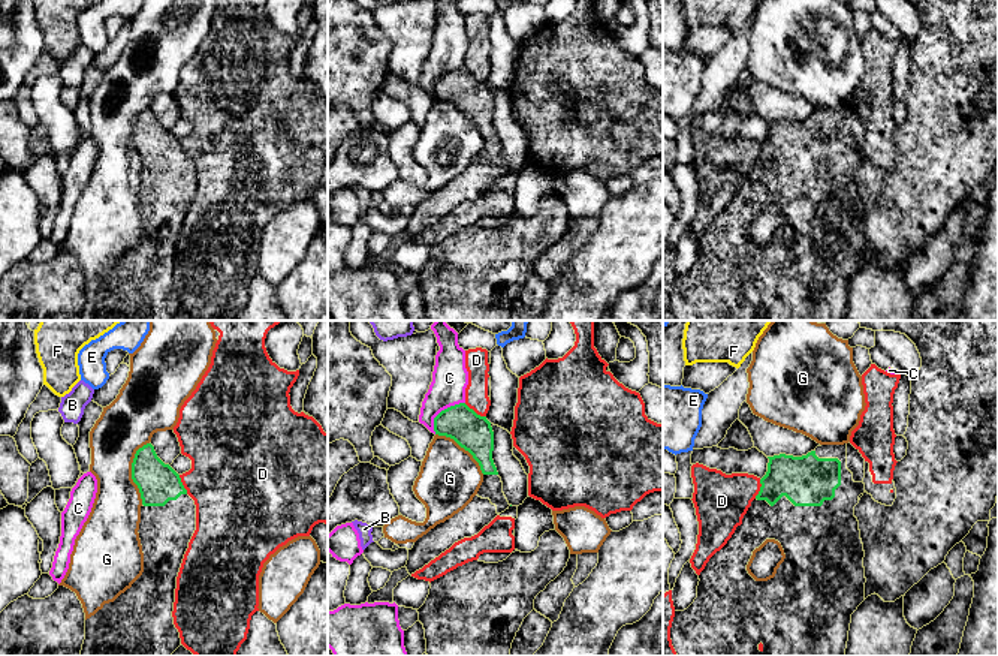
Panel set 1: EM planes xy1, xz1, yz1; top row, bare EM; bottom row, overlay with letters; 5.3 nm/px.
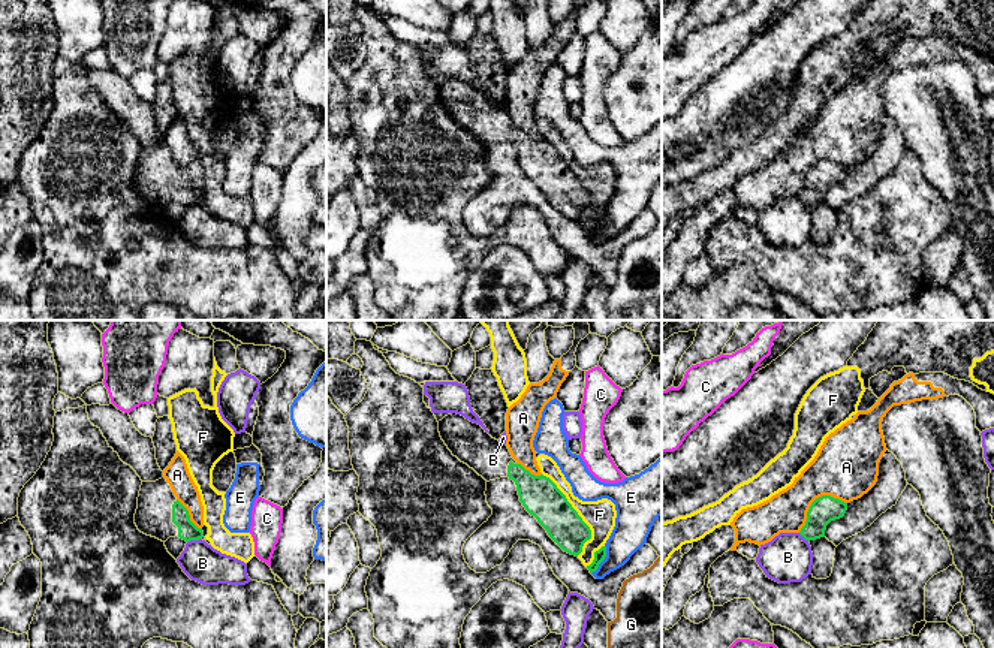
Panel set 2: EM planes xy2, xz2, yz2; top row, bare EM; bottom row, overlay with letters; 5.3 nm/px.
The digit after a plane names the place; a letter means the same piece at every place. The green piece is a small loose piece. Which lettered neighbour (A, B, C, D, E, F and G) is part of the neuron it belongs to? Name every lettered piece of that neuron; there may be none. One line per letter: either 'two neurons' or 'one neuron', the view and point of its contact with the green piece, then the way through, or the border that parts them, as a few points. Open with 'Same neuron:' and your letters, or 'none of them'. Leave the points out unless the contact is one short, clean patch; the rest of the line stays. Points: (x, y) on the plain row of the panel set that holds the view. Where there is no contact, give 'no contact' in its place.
Same neuron: none of them
A: two neurons; meets green in yz2 at (815, 165); border along yz2 (846, 166), (819, 160), (798, 196)
B: two neurons; meets green in xy2 at (193, 204)
C: two neurons; meets green in xz1 at (442, 75)
D: two neurons; meets green in xz1 at (473, 75)
E: two neurons; meets green in xz2 at (604, 223); border along xz2 (605, 210), (605, 223), (592, 238)
F: two neurons; meets green in xz2 at (577, 178)
G: two neurons; meets green in xy1 at (132, 137)

